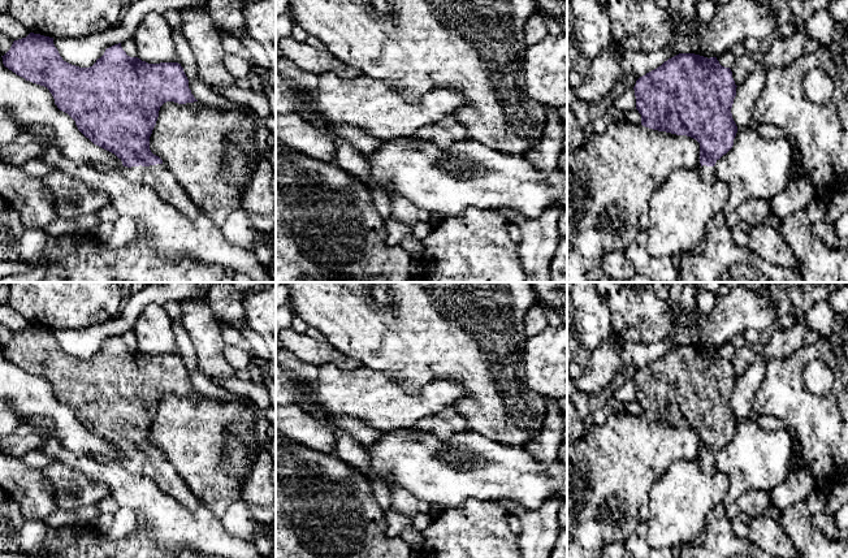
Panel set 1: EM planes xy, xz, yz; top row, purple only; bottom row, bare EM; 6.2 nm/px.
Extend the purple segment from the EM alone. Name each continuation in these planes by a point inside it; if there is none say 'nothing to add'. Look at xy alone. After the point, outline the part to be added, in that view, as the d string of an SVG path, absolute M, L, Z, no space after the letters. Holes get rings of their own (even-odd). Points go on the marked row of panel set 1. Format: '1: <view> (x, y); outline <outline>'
1: xy (158, 177); outline M164 163L150 166L124 166L122 173L131 182L155 189L164 200L176 206L186 216L198 216L199 208Z

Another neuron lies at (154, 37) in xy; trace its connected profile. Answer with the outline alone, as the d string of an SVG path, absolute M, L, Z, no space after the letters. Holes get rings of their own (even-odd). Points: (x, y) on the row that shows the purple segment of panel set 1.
M147 13L137 25L133 39L137 43L138 59L142 61L148 64L176 62L173 29L163 14Z

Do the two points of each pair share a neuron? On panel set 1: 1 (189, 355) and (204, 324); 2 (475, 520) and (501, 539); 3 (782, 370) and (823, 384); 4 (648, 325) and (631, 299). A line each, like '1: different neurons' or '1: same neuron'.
1: different neurons
2: same neuron
3: different neurons
4: same neuron

